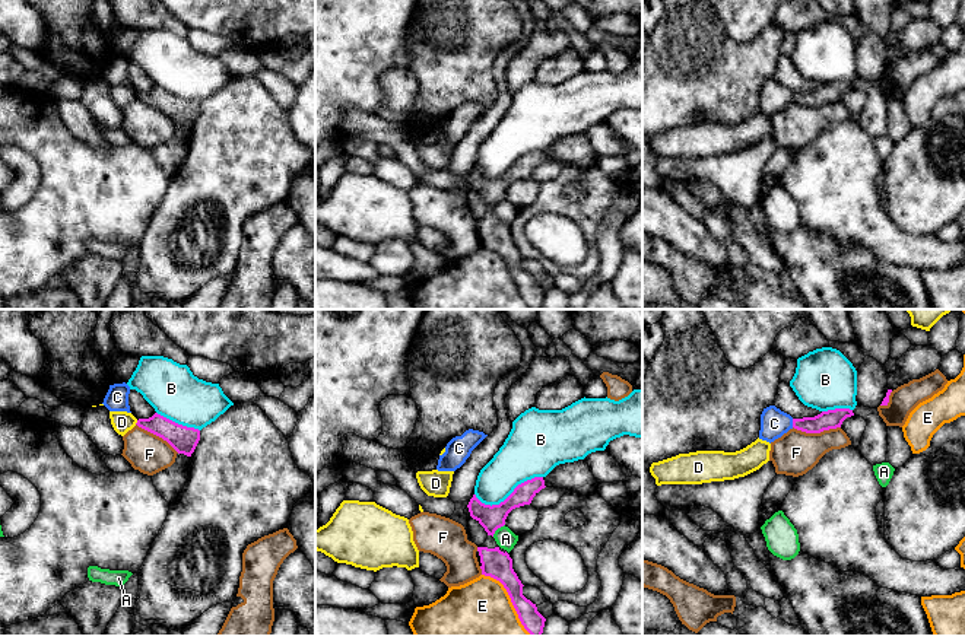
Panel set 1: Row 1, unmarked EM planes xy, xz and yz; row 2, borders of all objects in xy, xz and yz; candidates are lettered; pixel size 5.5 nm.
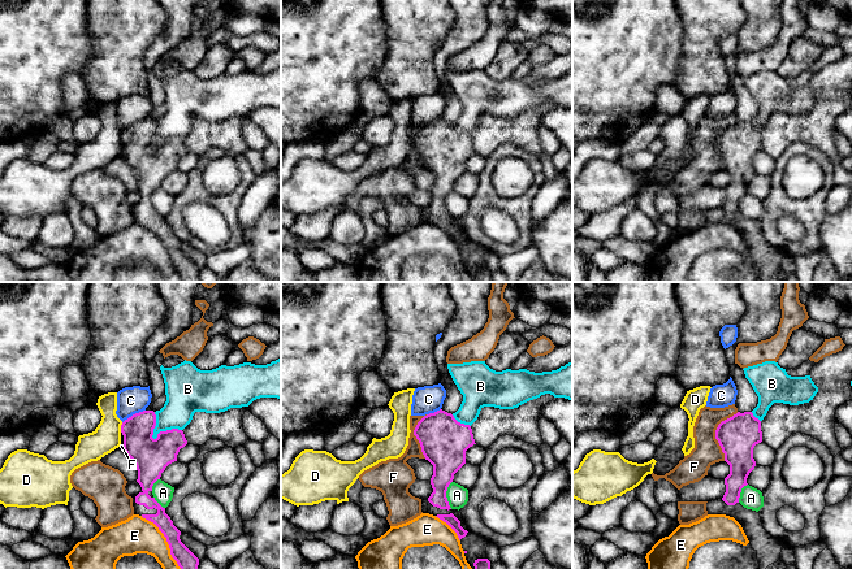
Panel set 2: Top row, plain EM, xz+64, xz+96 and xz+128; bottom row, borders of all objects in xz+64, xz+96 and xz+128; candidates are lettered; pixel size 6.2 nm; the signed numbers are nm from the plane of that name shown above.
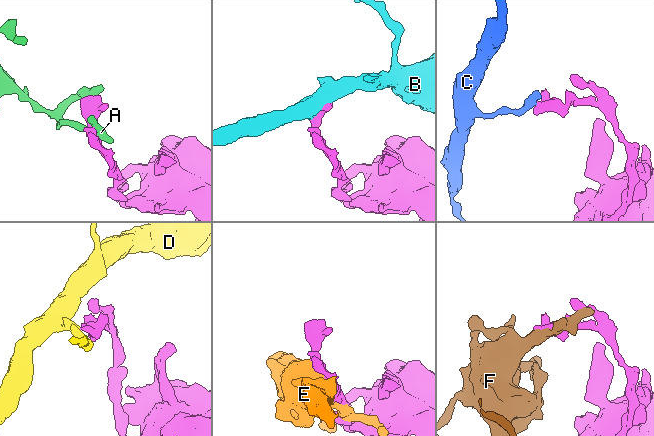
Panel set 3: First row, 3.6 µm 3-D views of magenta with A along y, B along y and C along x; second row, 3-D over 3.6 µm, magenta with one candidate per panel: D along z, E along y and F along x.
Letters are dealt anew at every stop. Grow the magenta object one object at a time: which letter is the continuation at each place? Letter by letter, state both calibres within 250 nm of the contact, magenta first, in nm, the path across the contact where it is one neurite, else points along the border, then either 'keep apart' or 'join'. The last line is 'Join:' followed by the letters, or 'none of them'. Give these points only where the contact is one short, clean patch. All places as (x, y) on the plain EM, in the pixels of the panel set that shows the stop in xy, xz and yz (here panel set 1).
A: 140/110 nm | along xz (504, 197), (492, 209) | keep apart
B: 140/280 nm | keep apart
C: 110/160 nm | along yz (792, 92), (793, 99) | keep apart
D: 140/120 nm | keep apart
E: 160/480 nm | keep apart
F: 110/240 nm | keep apart
Join: none of them

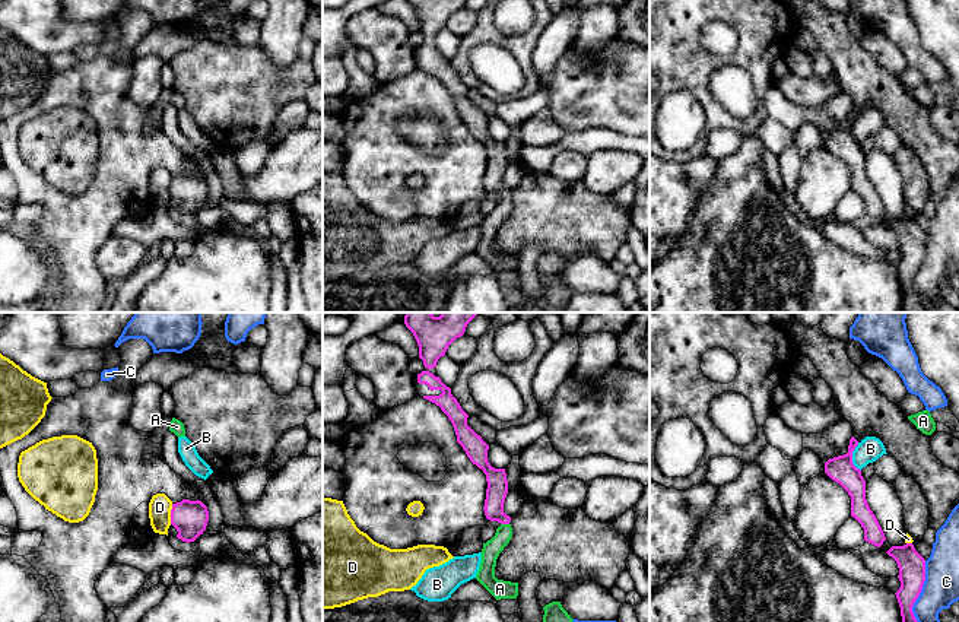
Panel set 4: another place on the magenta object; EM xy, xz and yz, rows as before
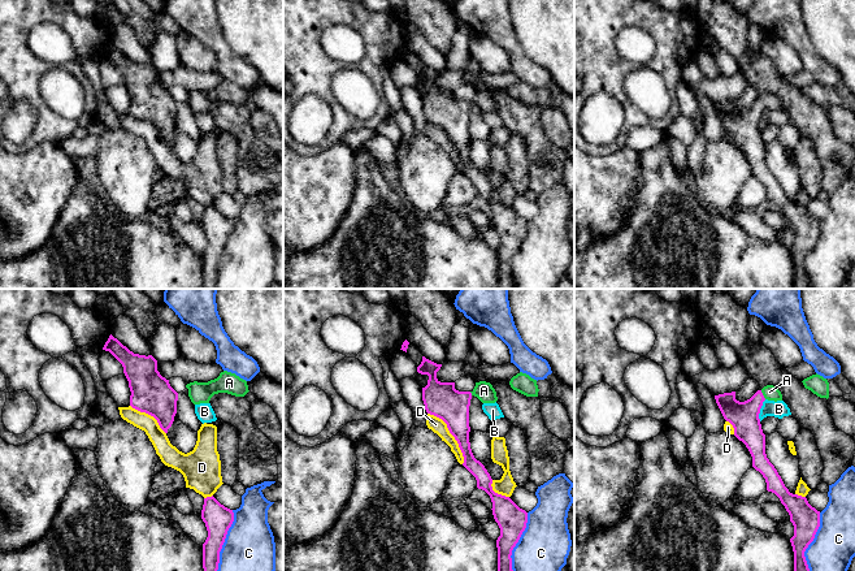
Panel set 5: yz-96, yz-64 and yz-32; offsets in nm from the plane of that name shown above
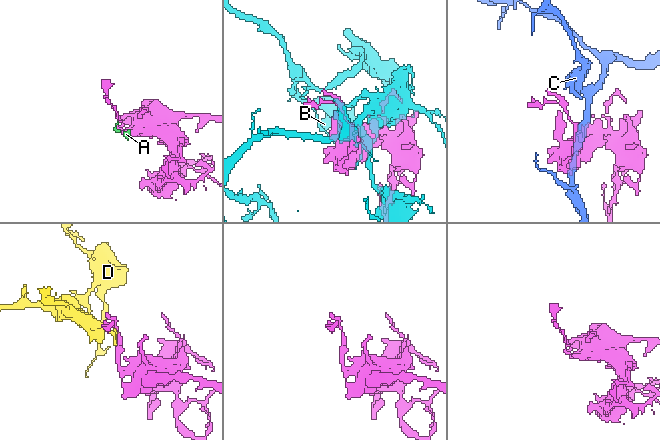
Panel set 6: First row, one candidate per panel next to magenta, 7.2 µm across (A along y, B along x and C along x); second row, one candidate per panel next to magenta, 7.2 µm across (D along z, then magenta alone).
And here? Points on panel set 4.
A: 120/100 nm | across xz (497, 164), (497, 186), (505, 196), (502, 210), (492, 221) | join
B: 150/140 nm | along yz (857, 116), (853, 124), (853, 136), (860, 143) | keep apart
C: 150/200 nm | keep apart
D: 190/130 nm | keep apart
Join: A

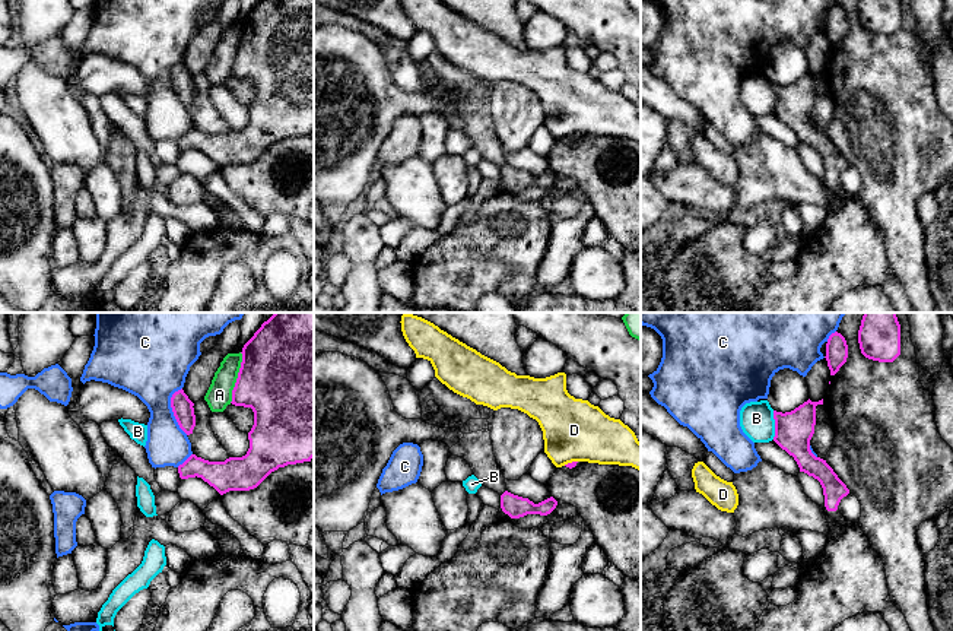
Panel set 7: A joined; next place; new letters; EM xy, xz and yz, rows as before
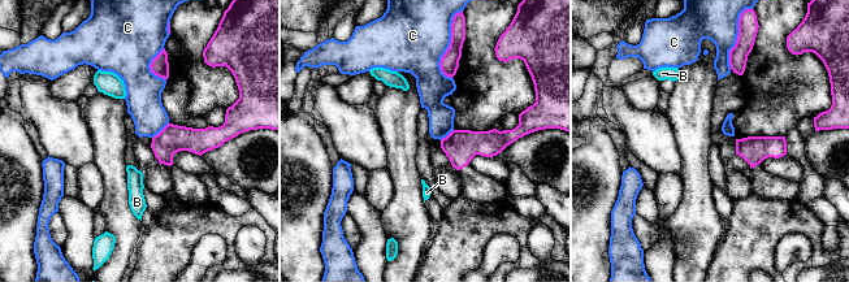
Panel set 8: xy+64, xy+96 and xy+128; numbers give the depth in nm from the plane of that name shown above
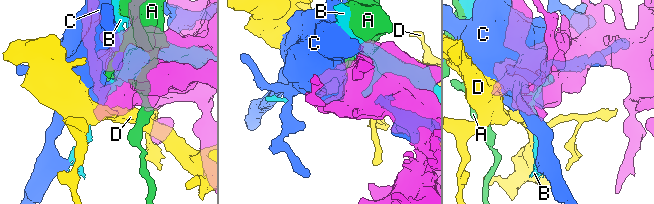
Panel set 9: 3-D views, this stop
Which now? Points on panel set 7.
A: 500/140 nm | keep apart
B: 200/190 nm | keep apart
C: 120/340 nm | keep apart
D: 30/340 nm | keep apart
Join: none of them

